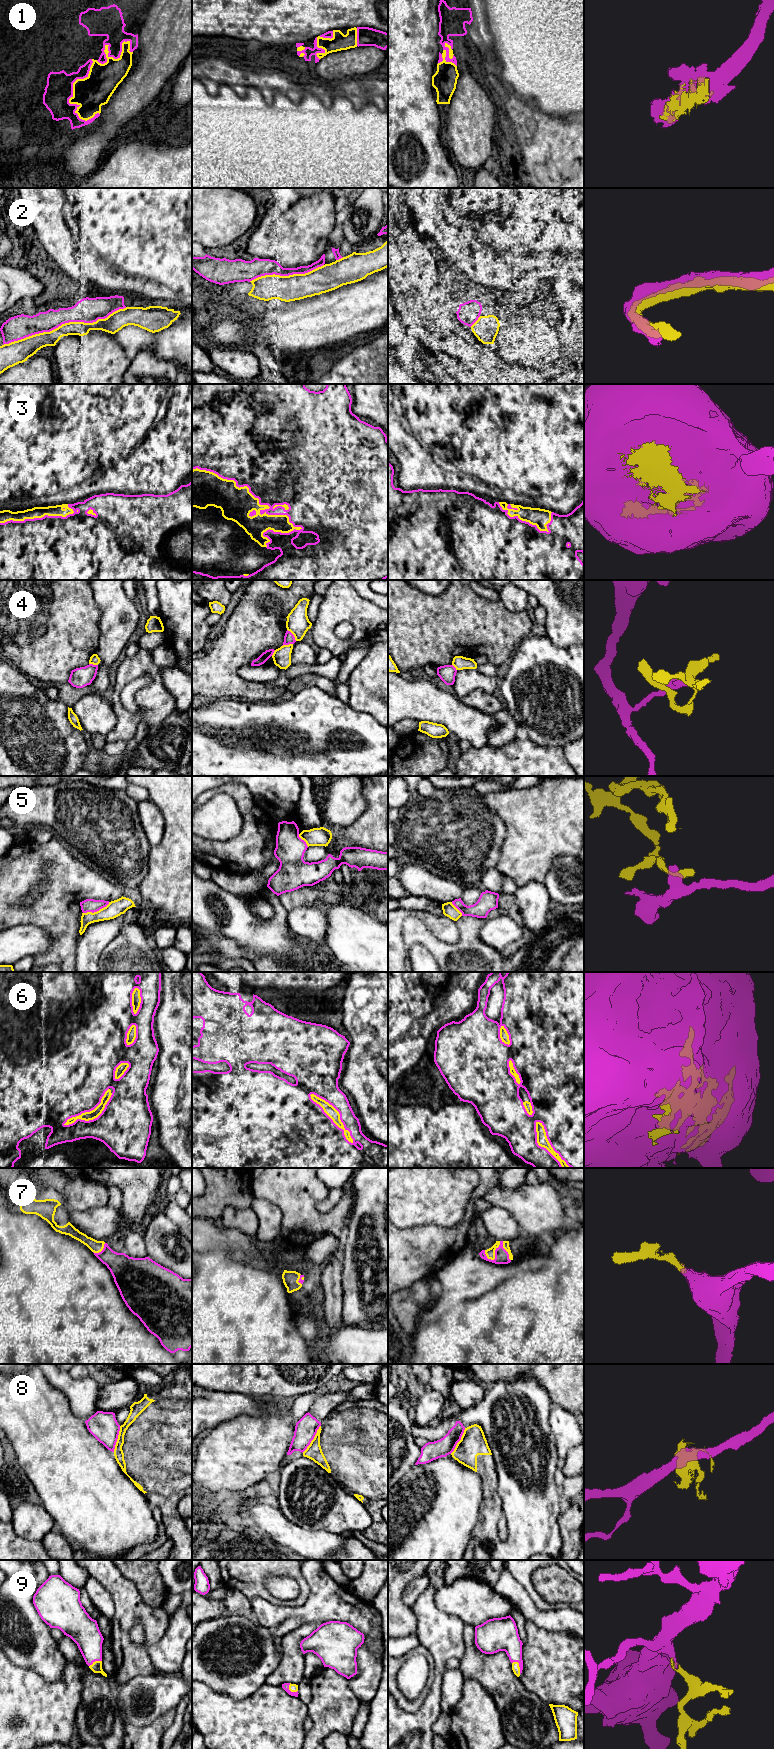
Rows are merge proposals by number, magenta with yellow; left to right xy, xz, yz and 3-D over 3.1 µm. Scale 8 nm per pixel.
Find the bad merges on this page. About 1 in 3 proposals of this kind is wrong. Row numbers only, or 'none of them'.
4, 5, 8

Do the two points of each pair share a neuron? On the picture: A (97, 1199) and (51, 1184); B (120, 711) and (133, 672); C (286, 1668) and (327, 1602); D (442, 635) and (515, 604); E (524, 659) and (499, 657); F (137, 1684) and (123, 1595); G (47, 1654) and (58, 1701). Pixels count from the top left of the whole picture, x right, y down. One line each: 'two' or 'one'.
A: one
B: one
C: two
D: two
E: two
F: two
G: two

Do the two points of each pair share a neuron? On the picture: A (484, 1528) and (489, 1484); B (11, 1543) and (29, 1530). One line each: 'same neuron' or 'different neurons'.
A: same neuron
B: different neurons

